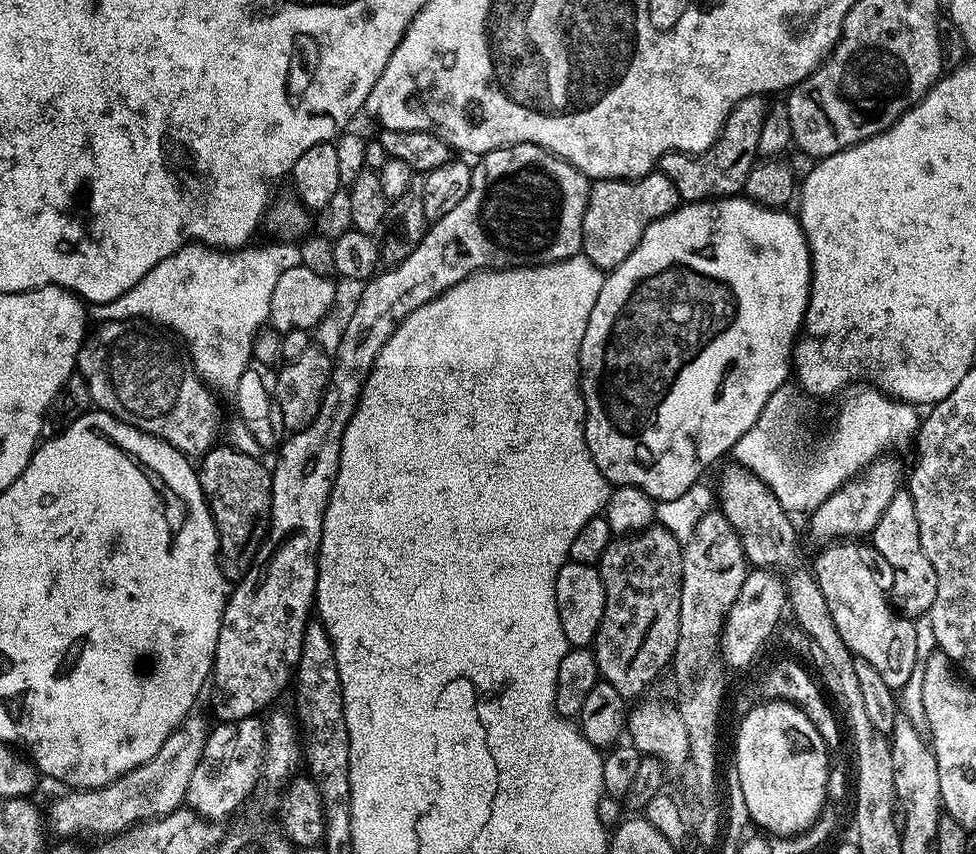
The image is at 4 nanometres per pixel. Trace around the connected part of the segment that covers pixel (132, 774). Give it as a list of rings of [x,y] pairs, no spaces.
[[[197,714],[189,715],[188,719],[166,738],[162,750],[150,762],[130,770],[122,778],[118,778],[105,788],[86,788],[83,790],[65,791],[65,796],[60,796],[52,804],[52,816],[50,812],[50,824],[56,827],[56,836],[60,838],[80,838],[92,834],[100,836],[96,838],[111,838],[121,832],[128,831],[129,828],[149,820],[157,819],[166,814],[170,814],[175,808],[181,807],[185,803],[188,794],[188,783],[194,775],[194,766],[198,766],[198,758],[204,749],[204,740],[210,731],[210,724],[207,724],[202,717]]]

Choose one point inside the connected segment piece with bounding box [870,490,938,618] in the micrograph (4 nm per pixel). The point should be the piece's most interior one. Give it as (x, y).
(914, 585)

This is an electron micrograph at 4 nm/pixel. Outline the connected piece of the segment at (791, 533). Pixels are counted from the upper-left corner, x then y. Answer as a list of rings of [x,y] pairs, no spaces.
[[[735,462],[729,463],[729,465],[729,468],[720,476],[718,511],[728,519],[730,526],[734,526],[734,530],[742,542],[745,560],[749,565],[769,570],[775,569],[777,567],[775,564],[790,563],[796,556],[796,528],[792,525],[793,517],[780,505],[778,498],[774,498],[770,486],[766,486],[766,482],[762,482],[762,478],[758,478],[753,472]]]

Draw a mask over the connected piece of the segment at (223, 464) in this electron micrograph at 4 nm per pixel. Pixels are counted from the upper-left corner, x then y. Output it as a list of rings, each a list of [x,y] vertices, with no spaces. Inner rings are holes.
[[[213,446],[199,457],[198,475],[200,485],[204,491],[204,499],[208,501],[208,509],[212,512],[212,520],[216,523],[216,539],[218,541],[218,555],[220,569],[224,579],[229,582],[238,582],[256,564],[256,555],[260,552],[260,545],[268,534],[270,506],[272,505],[272,473],[269,465],[263,464],[260,456],[251,456],[242,450],[231,446],[219,448]]]

